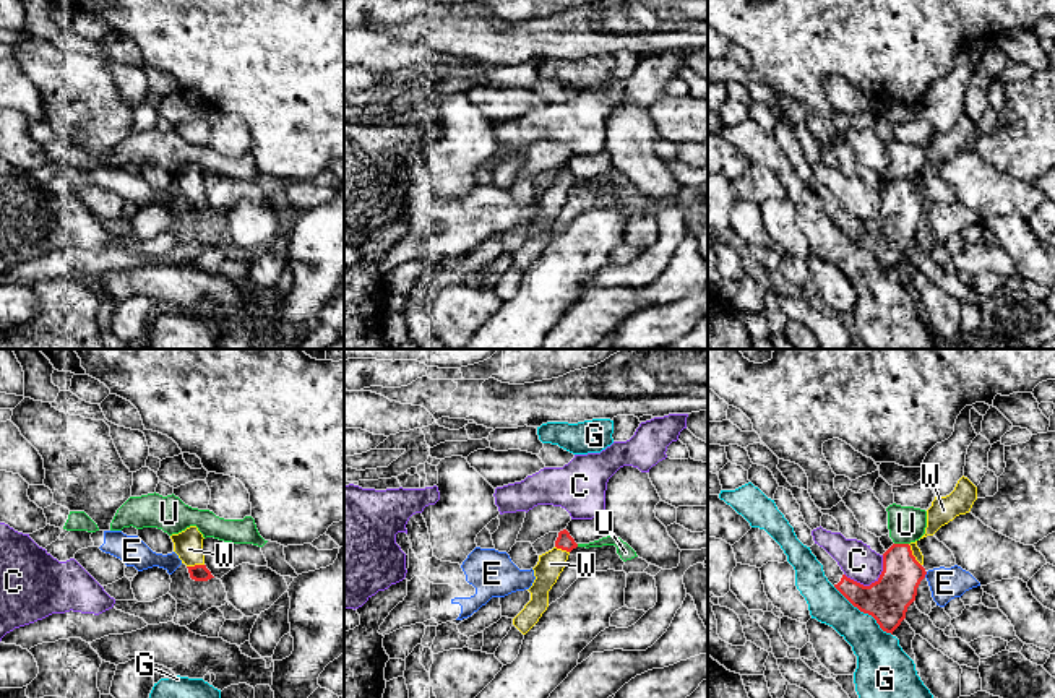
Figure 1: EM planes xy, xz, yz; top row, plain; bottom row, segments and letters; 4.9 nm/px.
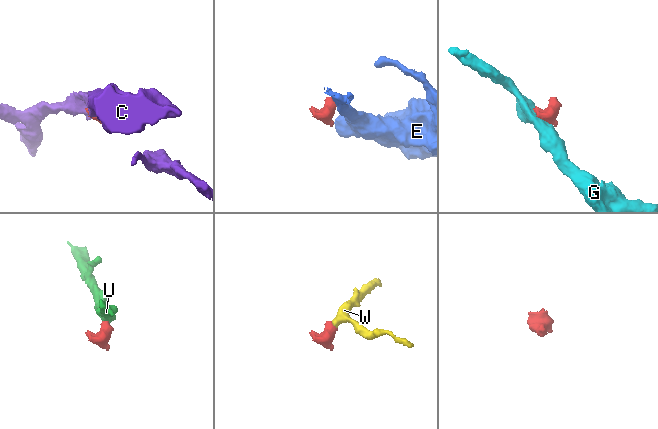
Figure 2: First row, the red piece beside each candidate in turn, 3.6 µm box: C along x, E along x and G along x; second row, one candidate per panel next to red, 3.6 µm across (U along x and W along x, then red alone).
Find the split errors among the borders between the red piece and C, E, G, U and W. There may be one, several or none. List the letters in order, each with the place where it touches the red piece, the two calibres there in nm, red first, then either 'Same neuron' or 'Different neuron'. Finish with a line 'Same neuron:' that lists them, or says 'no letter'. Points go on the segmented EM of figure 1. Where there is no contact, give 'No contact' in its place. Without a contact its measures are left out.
C: Touches red at yz (872, 583). Thickness 220 nm (red) against 180 nm. Different neuron
E: Touches red at yz (925, 573). Thickness 220 nm (red) against 160 nm. Different neuron
G: Touches red at yz (864, 612). Thickness 220 nm (red) against 240 nm. Different neuron
U: Touches red at yz (901, 544). Thickness 200 nm (red) against 180 nm. Different neuron
W: Touches red at yz (912, 555). Thickness 200 nm (red) against 50 nm. Same neuron
Same neuron: W

